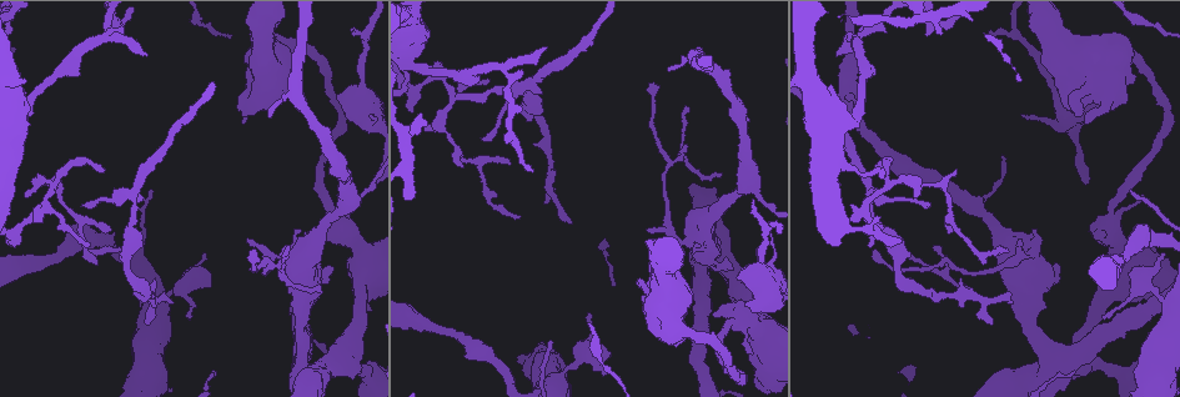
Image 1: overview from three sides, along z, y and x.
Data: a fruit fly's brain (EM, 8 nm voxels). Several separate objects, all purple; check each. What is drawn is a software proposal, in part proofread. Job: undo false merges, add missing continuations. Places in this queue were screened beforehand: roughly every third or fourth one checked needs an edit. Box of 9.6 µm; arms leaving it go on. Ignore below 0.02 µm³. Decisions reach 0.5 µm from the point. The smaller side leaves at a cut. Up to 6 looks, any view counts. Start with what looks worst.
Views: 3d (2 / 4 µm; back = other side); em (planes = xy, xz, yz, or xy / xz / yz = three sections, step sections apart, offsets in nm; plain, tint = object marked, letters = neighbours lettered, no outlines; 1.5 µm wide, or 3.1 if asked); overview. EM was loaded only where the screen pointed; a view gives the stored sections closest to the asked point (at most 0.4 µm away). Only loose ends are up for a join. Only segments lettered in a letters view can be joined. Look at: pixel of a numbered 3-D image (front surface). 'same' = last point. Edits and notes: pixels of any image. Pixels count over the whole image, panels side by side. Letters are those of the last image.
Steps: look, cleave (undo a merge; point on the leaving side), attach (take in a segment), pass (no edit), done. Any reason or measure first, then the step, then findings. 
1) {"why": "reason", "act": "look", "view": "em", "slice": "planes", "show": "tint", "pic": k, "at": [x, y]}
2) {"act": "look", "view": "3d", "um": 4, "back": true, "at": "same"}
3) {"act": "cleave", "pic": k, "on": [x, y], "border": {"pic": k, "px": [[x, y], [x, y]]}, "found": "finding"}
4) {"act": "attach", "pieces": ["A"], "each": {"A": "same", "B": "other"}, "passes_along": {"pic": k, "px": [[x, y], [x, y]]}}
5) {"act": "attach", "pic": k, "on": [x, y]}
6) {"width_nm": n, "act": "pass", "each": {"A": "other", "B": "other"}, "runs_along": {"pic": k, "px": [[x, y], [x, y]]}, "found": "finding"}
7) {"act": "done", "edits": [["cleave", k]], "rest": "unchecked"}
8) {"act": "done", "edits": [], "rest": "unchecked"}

{"why": "four or more arms meet", "act": "look", "view": "em", "slice": "planes", "show": "tint", "pic": 1, "at": [1044, 371]}

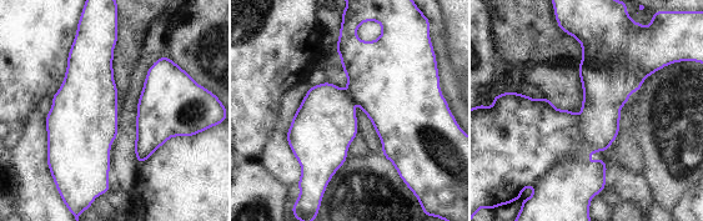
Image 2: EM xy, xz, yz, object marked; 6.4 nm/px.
{"why": "see the neighbours", "act": "look", "view": "em", "slice": "planes", "show": "letters", "at": "same"}

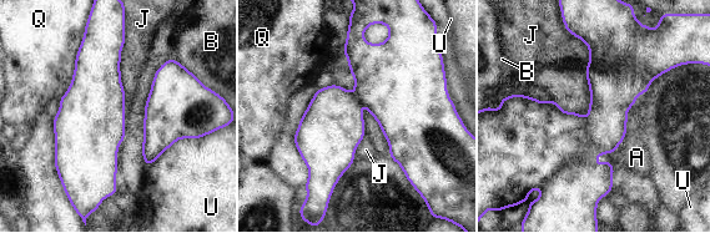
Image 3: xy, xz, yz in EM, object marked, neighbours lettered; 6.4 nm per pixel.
{"act": "pass", "each": {"A": "other", "B": "other", "J": "other", "Q": "other", "U": "other"}, "border": {"pic": 3, "px": [[564, 28], [587, 45], [587, 67]]}, "found": "all the same neuron"}

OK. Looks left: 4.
{"why": "an open end", "act": "look", "view": "em", "slice": "planes", "show": "letters", "pic": 1, "at": [571, 223]}

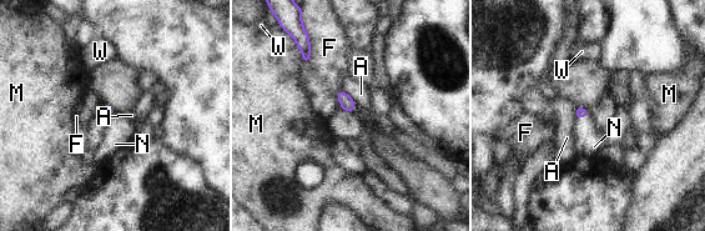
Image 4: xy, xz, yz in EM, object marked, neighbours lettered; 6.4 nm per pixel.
{"act": "attach", "pieces": ["N"], "each": {"A": "other", "F": "other", "M": "other", "N": "same", "W": "other"}, "passes_along": {"pic": 4, "px": [[580, 113], [583, 116], [588, 147]]}, "found": "the neuron continues"}

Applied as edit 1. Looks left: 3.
{"why": "an open end", "act": "look", "view": "3d", "um": 4, "pic": 1, "at": [352, 31]}

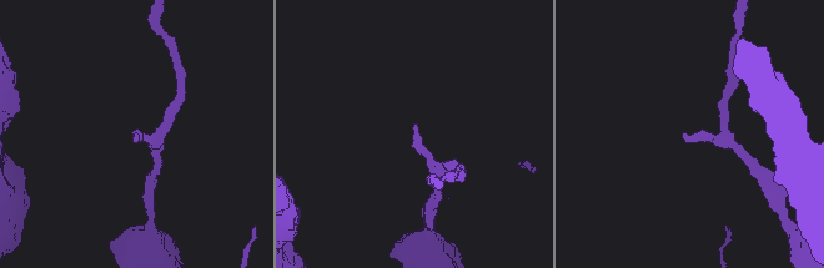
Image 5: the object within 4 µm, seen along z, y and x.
{"act": "look", "view": "em", "slice": "planes", "show": "tint", "pic": 5, "at": [683, 134]}

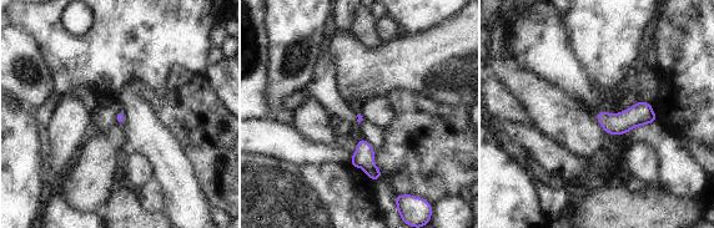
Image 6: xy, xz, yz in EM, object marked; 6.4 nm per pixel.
{"why": "what lies round it", "act": "look", "view": "em", "slice": "planes", "show": "letters", "at": "same"}

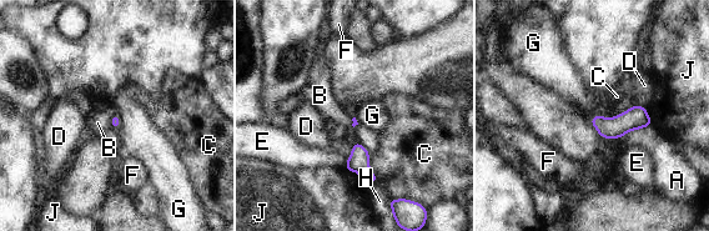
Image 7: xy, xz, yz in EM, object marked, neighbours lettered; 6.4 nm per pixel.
{"act": "pass", "each": {"A": "other", "B": "other", "C": "other", "D": "other", "E": "other", "F": "other", "G": "other", "H": "other", "J": "other"}, "border": {"pic": 7, "px": [[115, 114], [120, 121], [117, 129]]}, "found": "none of them fits"}

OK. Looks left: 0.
{"act": "done", "edits": [["attach", 4]], "rest": "unchecked"}

